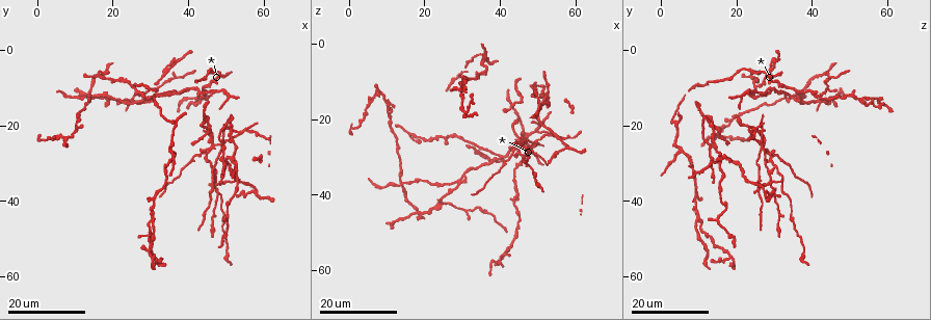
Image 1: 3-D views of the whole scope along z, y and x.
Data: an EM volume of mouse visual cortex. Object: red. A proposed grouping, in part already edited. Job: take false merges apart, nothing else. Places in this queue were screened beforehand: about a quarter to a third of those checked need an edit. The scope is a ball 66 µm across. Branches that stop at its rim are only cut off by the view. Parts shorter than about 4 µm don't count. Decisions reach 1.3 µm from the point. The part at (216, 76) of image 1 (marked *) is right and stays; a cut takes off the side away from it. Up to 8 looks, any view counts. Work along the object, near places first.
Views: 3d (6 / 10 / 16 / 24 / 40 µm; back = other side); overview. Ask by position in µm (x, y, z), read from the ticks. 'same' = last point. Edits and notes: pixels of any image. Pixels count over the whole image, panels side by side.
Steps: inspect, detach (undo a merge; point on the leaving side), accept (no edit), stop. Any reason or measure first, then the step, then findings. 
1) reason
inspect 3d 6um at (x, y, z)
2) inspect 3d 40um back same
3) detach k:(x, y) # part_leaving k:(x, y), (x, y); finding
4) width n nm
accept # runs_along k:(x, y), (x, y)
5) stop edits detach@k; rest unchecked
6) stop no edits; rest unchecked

four-way junction
inspect 3d 24um at (29.0, 12.5, 36.0)

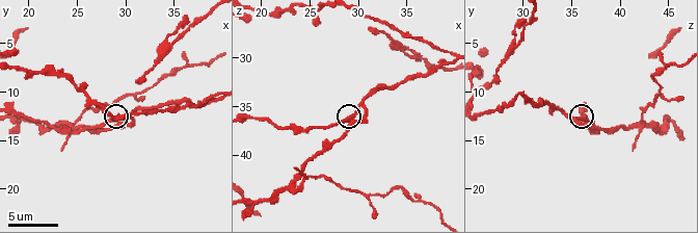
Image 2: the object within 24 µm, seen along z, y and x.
inspect 3d 6um at (28.6, 12.8, 36.4)

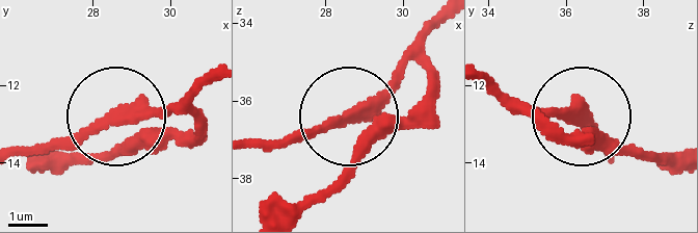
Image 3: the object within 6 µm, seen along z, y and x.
accept # all the same cell

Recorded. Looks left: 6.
inspect 3d 16um at (32.0, 12.2, 26.0)

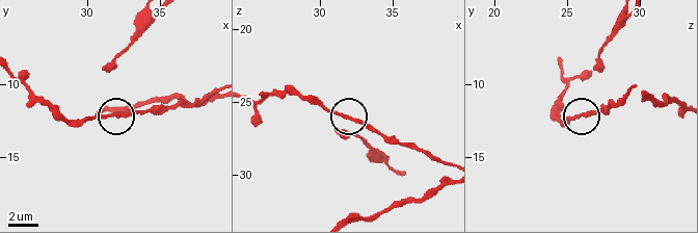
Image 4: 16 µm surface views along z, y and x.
inspect 3d 6um at (32.0, 12.2, 26.0)

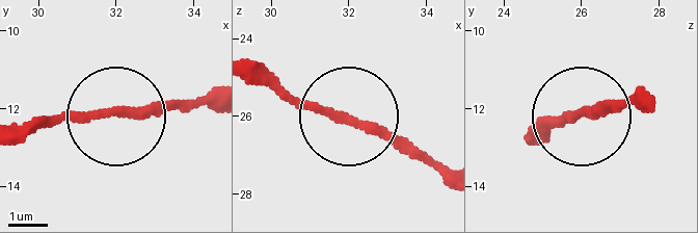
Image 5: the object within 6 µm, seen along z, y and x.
accept # continuous, no second cell

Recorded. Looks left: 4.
arms run side by side
inspect 3d 24um at (50.5, 41.5, 16.5)

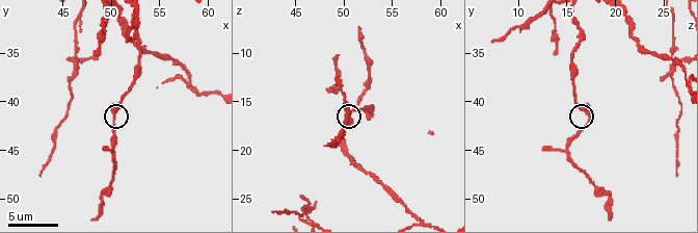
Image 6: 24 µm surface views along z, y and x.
closer look
inspect 3d 10um at (50.2, 41.2, 17.0)

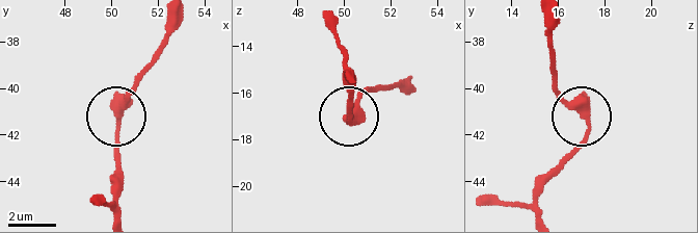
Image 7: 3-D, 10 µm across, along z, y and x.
arms 4
accept # runs_along 7:(548, 18), (548, 66), (585, 131), (579, 149), (551, 177); one cell here

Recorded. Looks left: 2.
a fork
inspect 3d 16um at (35.0, 27.0, 5.0)

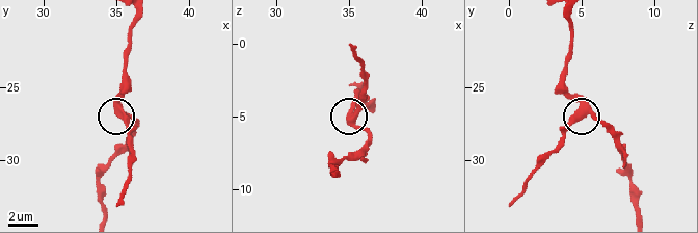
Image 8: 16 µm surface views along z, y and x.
inspect 3d 6um at (35.2, 27.0, 5.2)

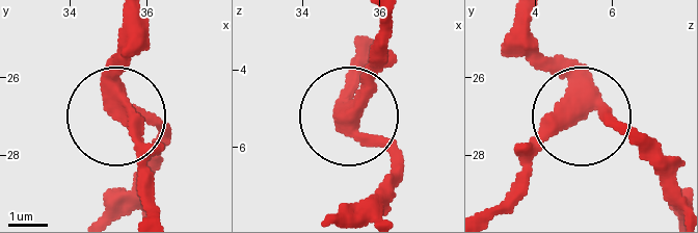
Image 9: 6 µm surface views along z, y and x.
accept # all the same cell

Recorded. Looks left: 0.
stop no edits; rest unchecked

